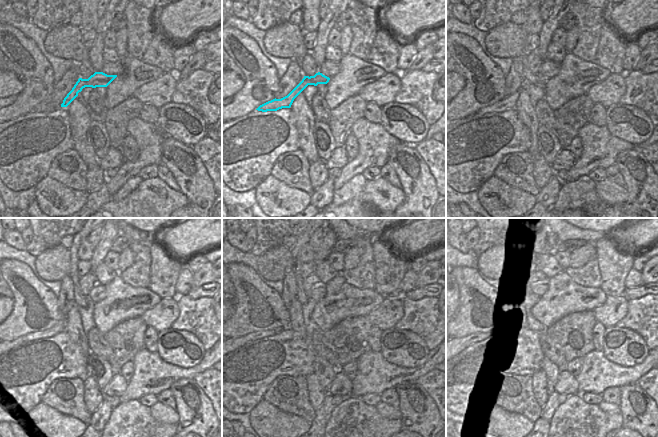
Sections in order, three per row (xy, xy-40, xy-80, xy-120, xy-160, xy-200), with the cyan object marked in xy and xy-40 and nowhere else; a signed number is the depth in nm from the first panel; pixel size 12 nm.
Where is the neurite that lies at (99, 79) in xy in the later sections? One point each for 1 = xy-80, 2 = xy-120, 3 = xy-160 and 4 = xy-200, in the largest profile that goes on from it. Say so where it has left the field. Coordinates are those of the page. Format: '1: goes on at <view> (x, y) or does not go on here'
1: goes on at xy-80 (508, 102)
2: goes on at xy-120 (61, 325)
3: goes on at xy-160 (242, 340)
4: goes on at xy-200 (473, 338)

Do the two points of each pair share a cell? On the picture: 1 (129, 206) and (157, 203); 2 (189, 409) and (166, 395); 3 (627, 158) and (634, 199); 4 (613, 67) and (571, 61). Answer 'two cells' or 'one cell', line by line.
1: one cell
2: two cells
3: one cell
4: two cells

